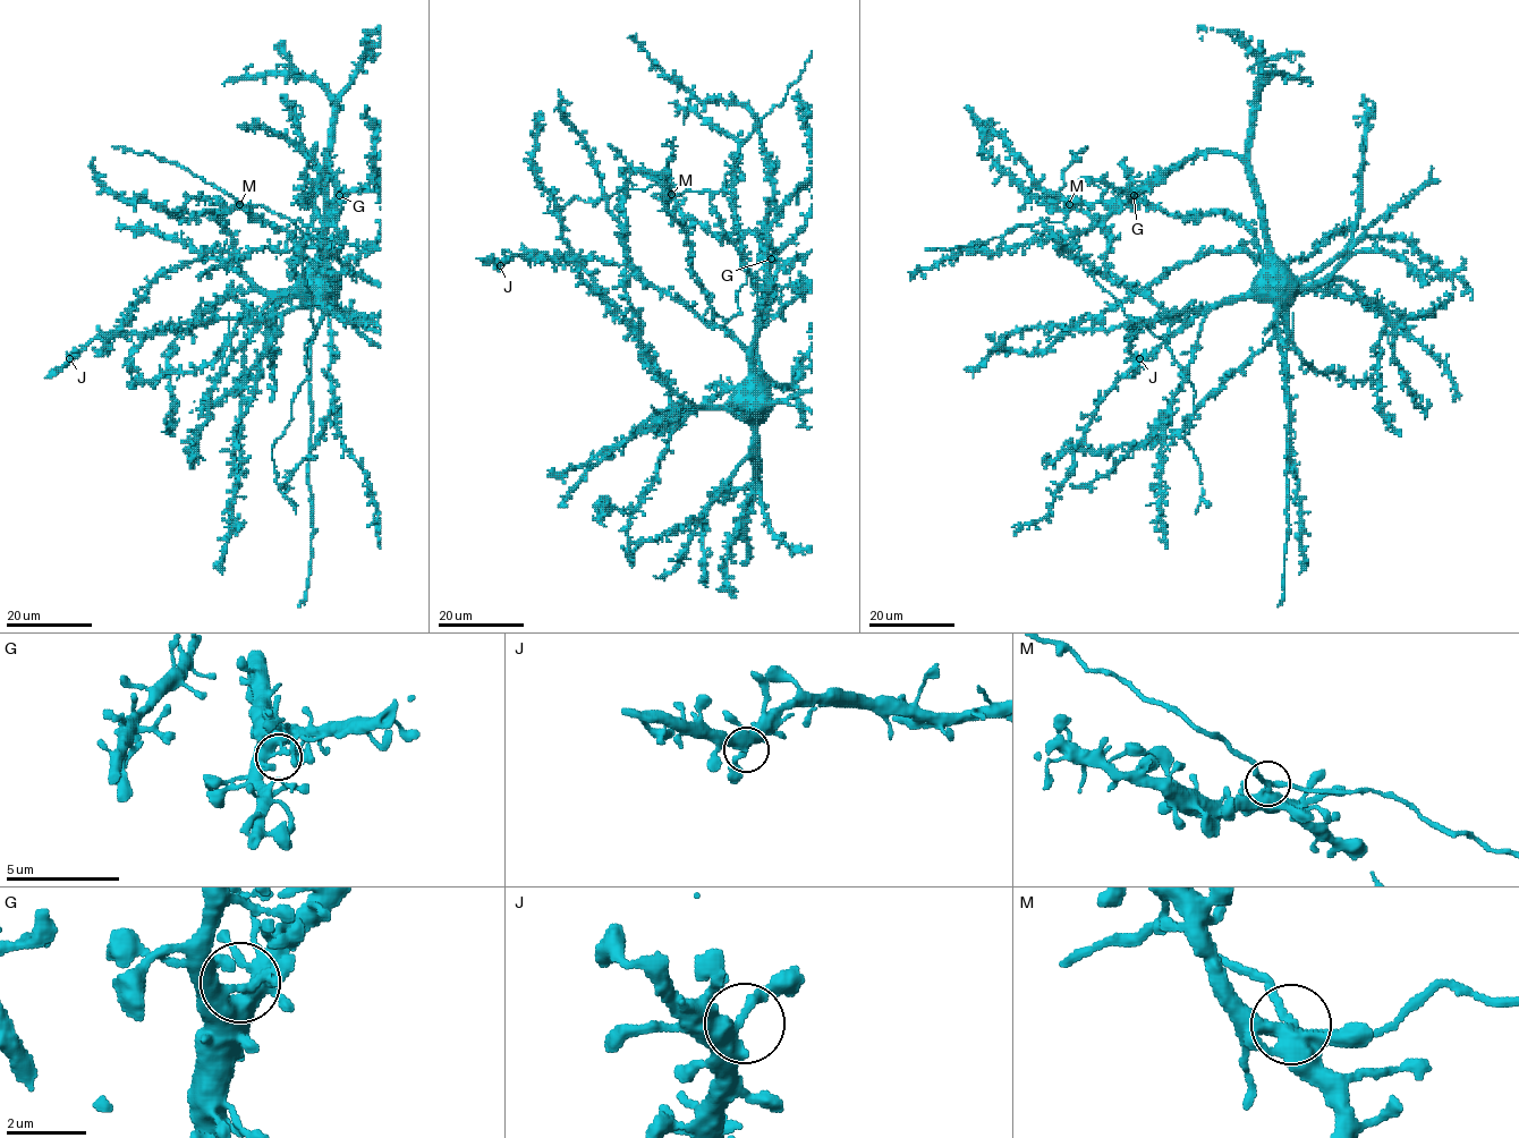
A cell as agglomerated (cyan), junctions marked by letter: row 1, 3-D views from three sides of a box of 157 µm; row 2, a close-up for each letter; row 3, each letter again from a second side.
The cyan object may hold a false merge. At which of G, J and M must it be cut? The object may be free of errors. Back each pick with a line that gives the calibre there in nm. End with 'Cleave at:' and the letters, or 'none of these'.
Cleave at: none of these

